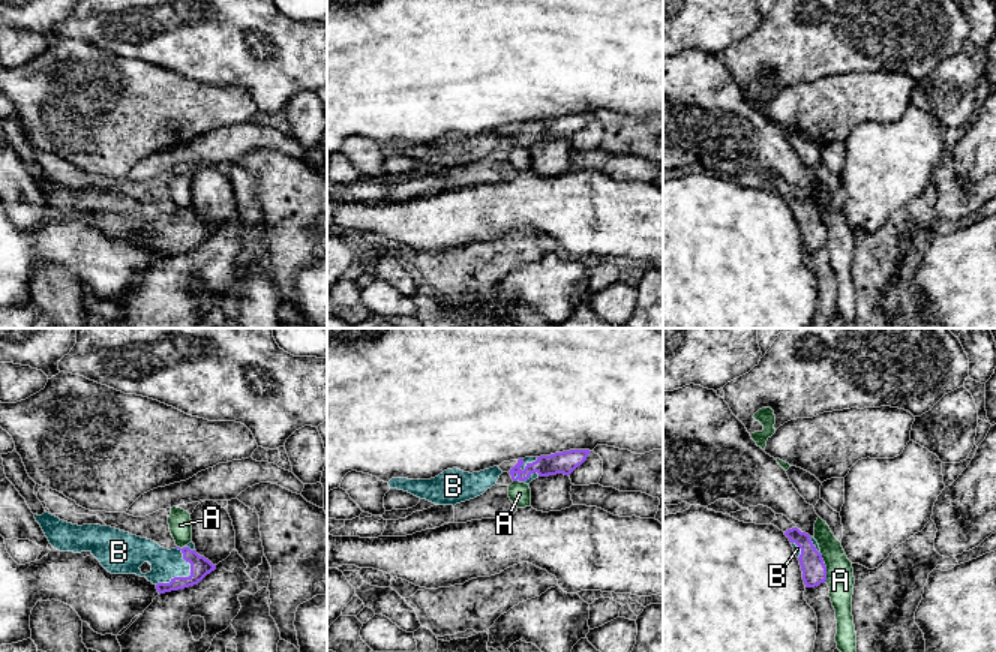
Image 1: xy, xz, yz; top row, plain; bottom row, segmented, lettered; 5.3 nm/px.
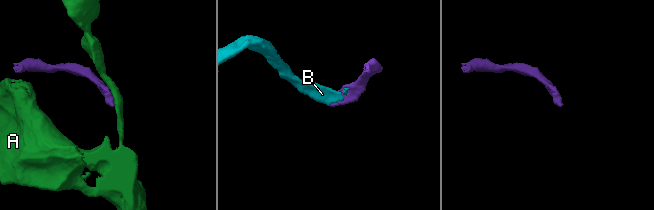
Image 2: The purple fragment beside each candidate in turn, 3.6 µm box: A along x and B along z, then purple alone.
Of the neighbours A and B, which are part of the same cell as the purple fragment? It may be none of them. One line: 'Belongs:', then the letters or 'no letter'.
Belongs: B

